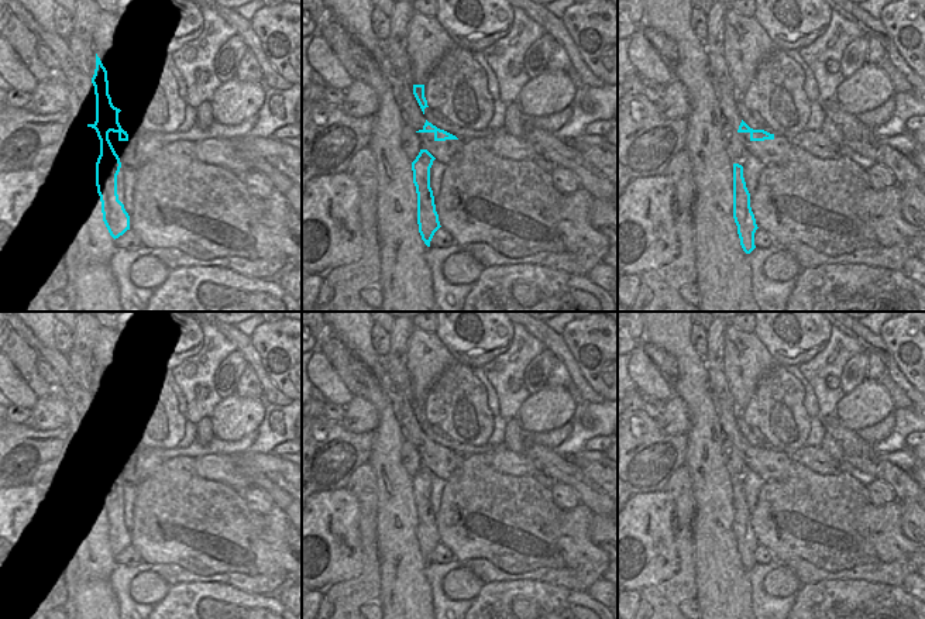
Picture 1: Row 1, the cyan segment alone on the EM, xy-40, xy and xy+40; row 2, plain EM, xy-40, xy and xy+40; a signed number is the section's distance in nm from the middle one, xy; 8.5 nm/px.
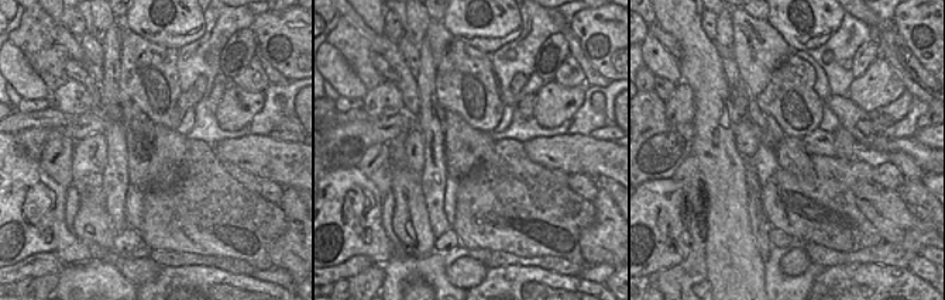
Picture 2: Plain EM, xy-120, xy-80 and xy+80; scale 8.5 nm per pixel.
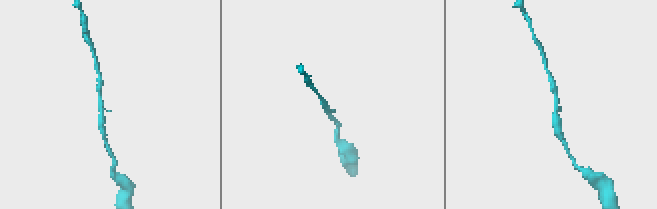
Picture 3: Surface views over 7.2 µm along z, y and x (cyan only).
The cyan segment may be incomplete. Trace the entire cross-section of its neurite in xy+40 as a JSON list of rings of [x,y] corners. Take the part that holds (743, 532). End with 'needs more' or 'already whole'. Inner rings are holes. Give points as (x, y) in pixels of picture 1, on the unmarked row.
[[[733,479],[733,534],[737,541],[740,561],[750,570],[754,561],[754,548],[759,544],[750,523],[750,509],[743,494],[743,482]]] | already whole

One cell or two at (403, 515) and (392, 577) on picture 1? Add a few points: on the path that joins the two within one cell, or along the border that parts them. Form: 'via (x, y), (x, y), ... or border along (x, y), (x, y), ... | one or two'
via (402, 530), (401, 561) | one

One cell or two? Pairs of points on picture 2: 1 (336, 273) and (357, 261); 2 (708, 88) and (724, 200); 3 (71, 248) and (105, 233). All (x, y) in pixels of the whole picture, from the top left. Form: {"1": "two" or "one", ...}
{"1": "one", "2": "one", "3": "two"}

